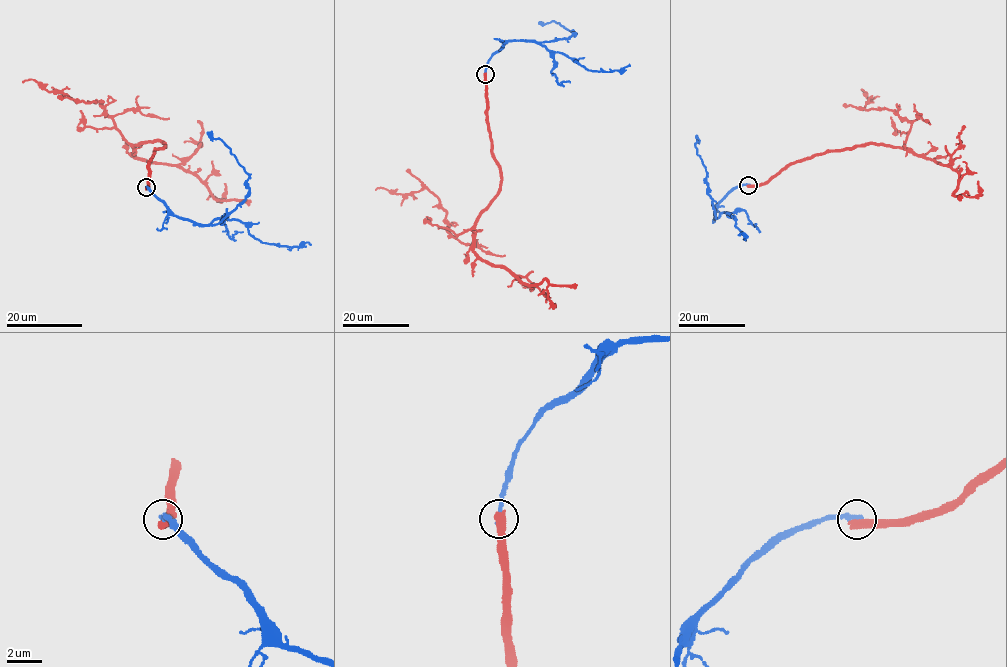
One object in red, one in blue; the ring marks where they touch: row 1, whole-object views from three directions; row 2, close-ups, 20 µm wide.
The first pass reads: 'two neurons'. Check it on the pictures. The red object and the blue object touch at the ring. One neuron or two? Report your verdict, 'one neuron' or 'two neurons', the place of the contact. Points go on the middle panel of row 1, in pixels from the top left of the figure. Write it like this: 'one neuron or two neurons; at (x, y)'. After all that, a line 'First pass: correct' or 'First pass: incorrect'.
two neurons; at (485, 74)
First pass: correct

